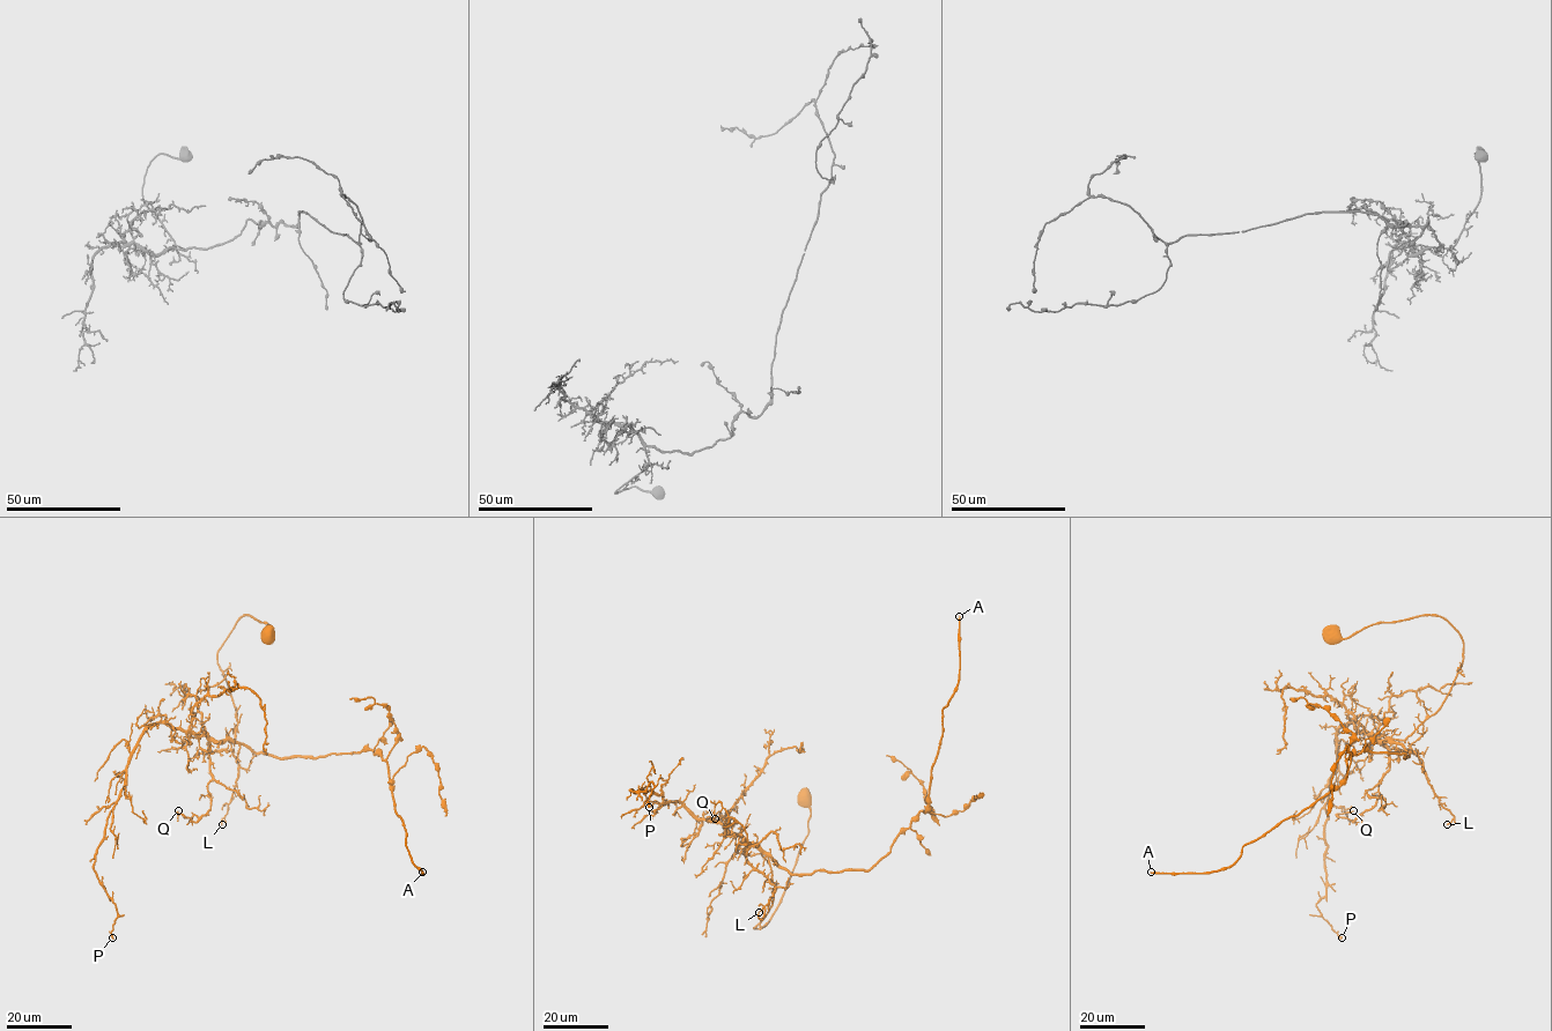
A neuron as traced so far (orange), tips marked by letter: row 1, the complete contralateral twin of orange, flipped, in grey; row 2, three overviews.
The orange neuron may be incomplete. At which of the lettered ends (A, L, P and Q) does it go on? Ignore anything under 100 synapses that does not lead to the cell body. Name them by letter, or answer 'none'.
A

